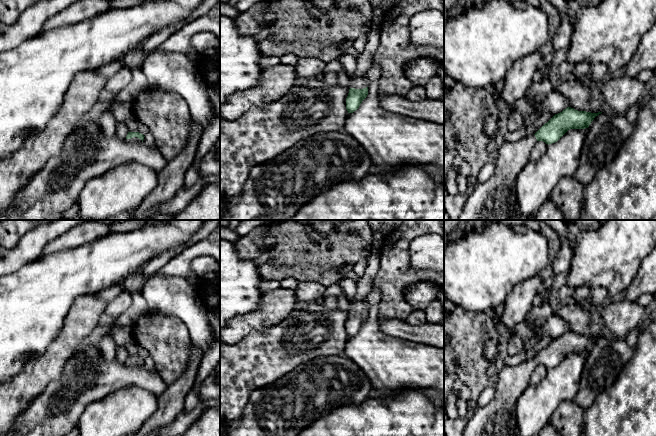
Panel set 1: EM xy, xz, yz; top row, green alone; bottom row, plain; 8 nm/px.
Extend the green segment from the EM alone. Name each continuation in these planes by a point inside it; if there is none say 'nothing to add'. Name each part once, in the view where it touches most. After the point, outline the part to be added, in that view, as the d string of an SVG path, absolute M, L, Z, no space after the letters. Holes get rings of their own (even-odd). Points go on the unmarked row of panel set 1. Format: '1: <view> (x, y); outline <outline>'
1: xz (364, 284); outline M375 250L367 258L367 267L362 277L356 281L356 294L349 301L350 312L363 313L369 310L366 304L366 297L373 288L373 281L379 270L379 251Z

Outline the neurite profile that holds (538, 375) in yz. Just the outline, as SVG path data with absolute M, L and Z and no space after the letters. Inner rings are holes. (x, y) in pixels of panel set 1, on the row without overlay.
M537 365L535 370L531 374L531 378L529 380L530 385L535 386L540 382L542 382L547 376L547 372L548 372L548 368L546 368L543 365Z

